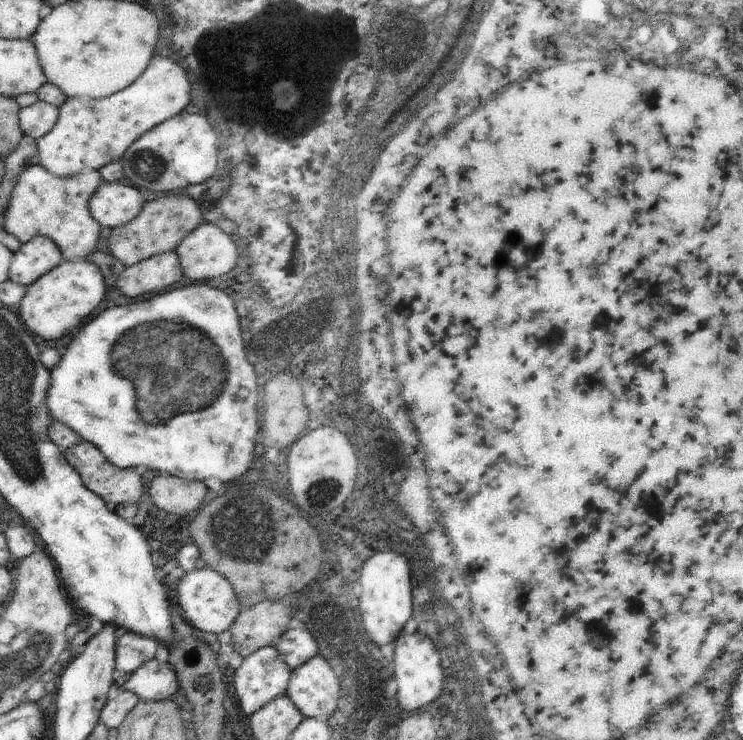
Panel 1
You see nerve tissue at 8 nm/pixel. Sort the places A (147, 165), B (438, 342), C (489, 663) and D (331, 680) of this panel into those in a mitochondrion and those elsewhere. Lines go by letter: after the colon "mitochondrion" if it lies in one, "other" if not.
A: mitochondrion
B: other
C: mitochondrion
D: mitochondrion

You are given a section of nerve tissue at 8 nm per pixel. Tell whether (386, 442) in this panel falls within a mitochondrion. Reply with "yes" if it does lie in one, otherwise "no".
yes

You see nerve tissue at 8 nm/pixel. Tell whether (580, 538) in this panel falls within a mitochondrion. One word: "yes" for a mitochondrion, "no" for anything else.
no

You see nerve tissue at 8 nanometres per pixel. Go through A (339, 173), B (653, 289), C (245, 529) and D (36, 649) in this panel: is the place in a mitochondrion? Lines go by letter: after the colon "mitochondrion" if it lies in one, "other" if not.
A: mitochondrion
B: other
C: mitochondrion
D: mitochondrion

